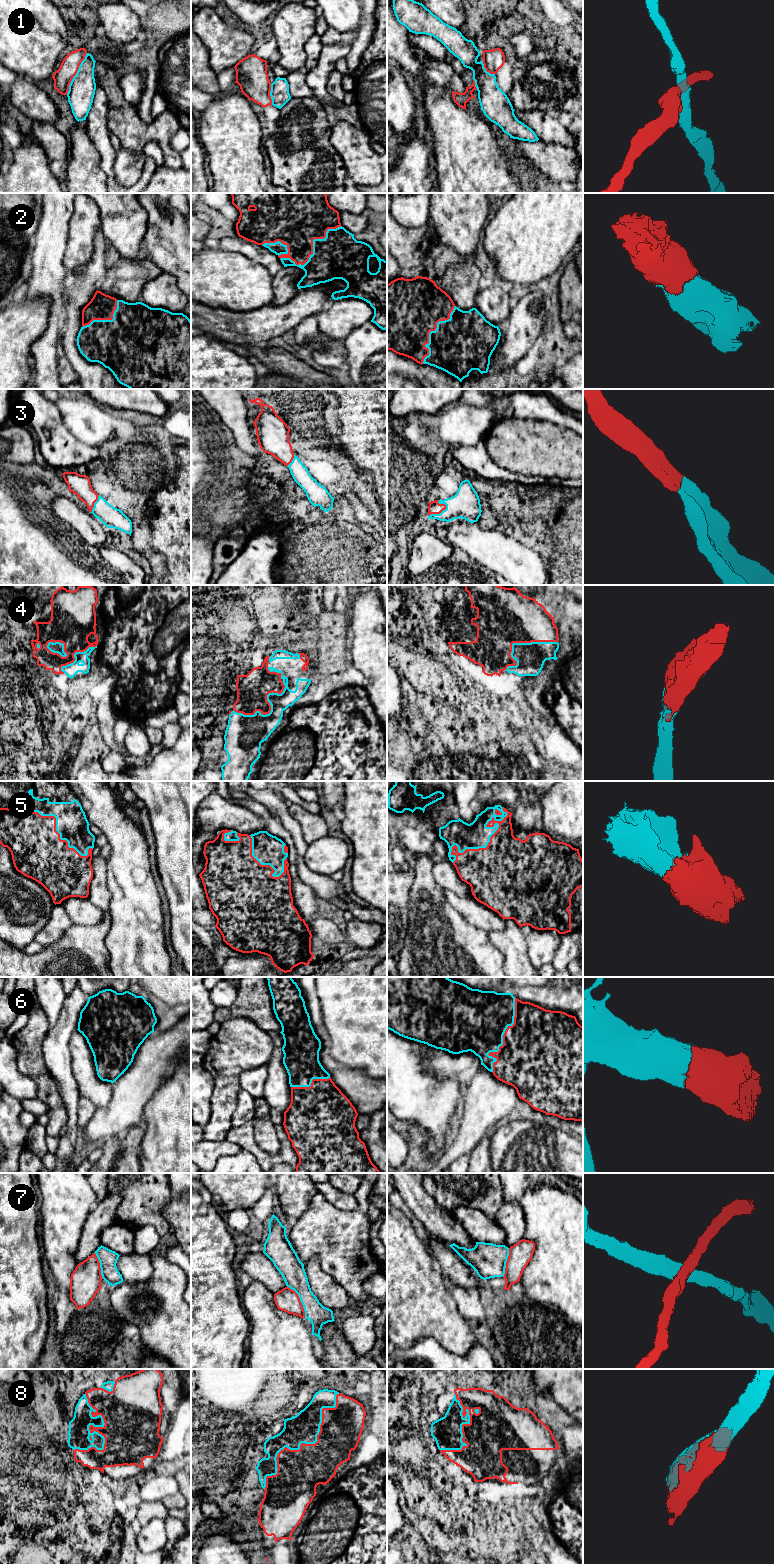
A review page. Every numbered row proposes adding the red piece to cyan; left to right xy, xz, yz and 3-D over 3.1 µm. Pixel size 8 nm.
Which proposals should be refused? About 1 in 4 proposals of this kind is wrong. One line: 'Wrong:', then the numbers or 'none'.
Wrong: 1, 7

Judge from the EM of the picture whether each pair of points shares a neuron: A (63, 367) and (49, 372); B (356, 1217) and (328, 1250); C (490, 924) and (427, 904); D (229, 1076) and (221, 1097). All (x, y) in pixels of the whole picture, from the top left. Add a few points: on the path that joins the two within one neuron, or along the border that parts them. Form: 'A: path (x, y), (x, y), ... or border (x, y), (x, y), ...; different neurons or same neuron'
A: border (59, 357), (58, 378); different neurons
B: path (353, 1225), (336, 1242); same neuron
C: border (446, 898), (469, 923), (481, 929); different neurons
D: path (226, 1081), (225, 1092); same neuron

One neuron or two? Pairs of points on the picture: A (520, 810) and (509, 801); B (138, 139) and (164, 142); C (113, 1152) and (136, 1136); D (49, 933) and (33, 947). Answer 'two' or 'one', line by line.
A: two
B: one
C: two
D: two

